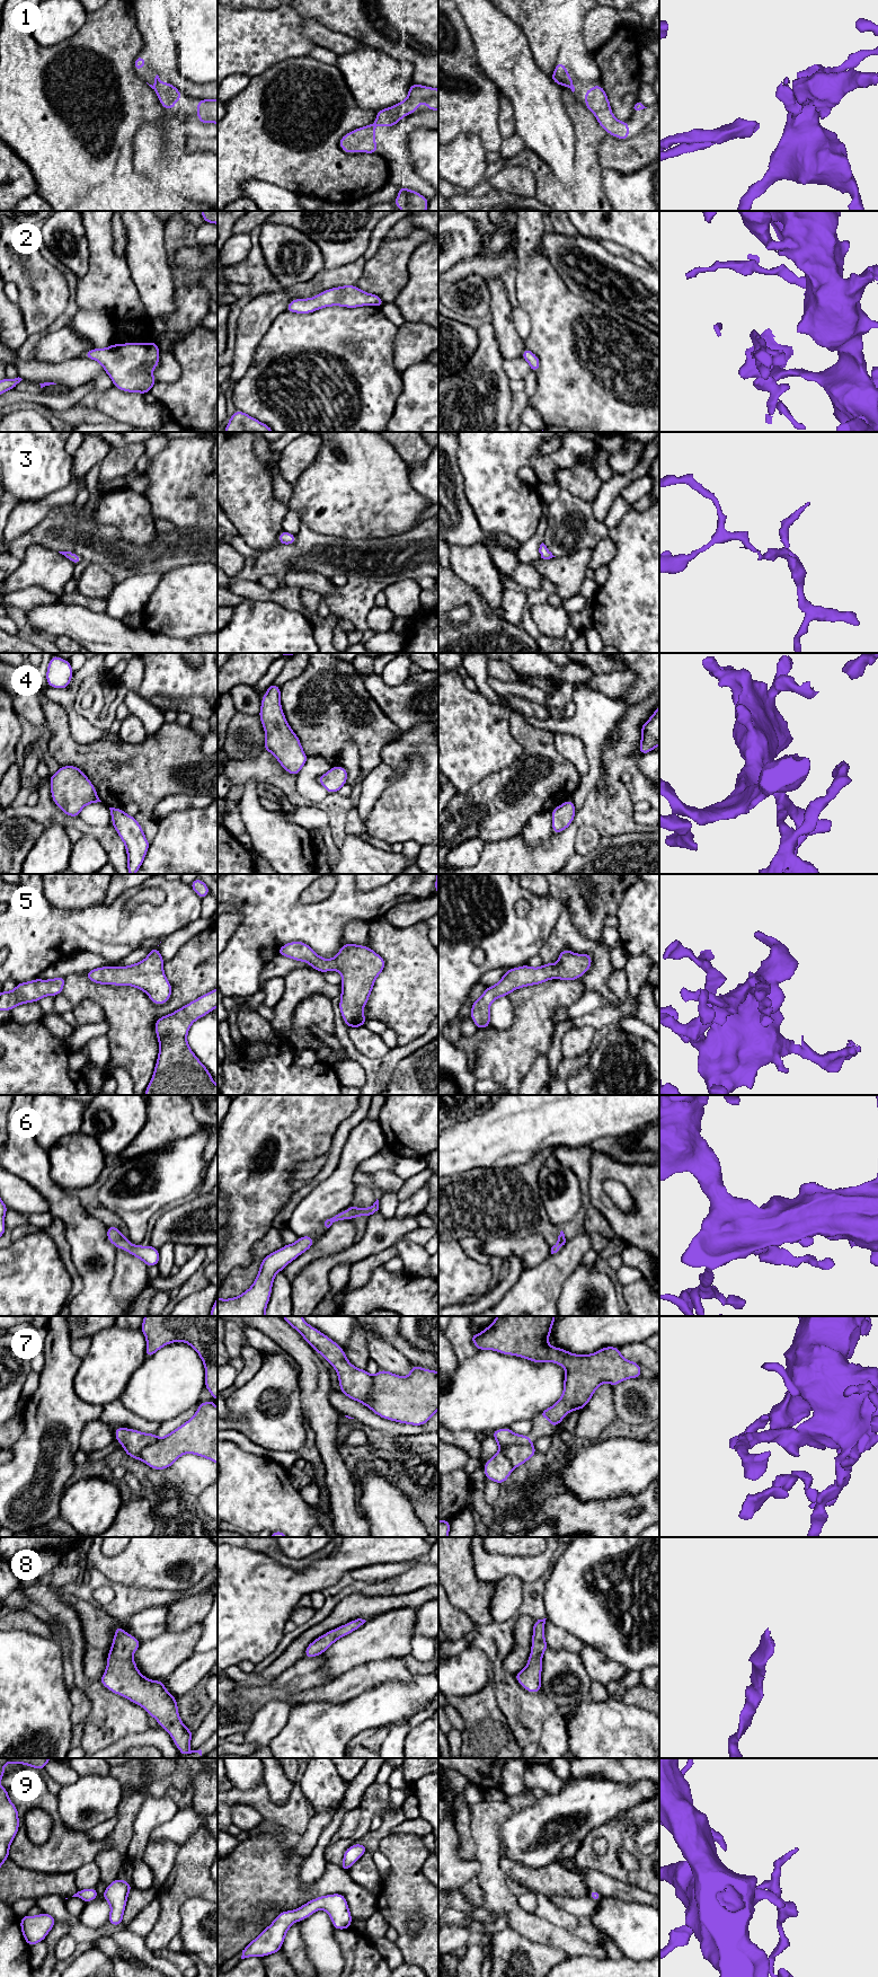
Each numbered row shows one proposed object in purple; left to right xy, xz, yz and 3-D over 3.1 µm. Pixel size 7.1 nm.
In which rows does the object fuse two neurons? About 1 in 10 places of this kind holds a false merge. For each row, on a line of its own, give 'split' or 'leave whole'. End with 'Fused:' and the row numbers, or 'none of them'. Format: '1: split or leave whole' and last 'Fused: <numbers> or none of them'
1: leave whole
2: leave whole
3: leave whole
4: leave whole
5: leave whole
6: leave whole
7: leave whole
8: leave whole
9: leave whole
Fused: none of them

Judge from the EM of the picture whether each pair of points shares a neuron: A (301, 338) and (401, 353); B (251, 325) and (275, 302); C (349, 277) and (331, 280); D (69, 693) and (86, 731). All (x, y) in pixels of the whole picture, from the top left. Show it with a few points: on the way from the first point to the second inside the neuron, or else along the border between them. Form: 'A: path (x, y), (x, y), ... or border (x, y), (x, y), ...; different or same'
A: border (397, 326), (393, 344), (393, 367), (401, 374); different
B: path (257, 319), (269, 307); same
C: path (345, 277), (336, 277); same
D: path (69, 702), (70, 709), (77, 722); same

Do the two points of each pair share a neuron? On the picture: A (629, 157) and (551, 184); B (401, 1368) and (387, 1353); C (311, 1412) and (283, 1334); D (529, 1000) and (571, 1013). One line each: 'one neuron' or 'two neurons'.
A: two neurons
B: one neuron
C: one neuron
D: two neurons

